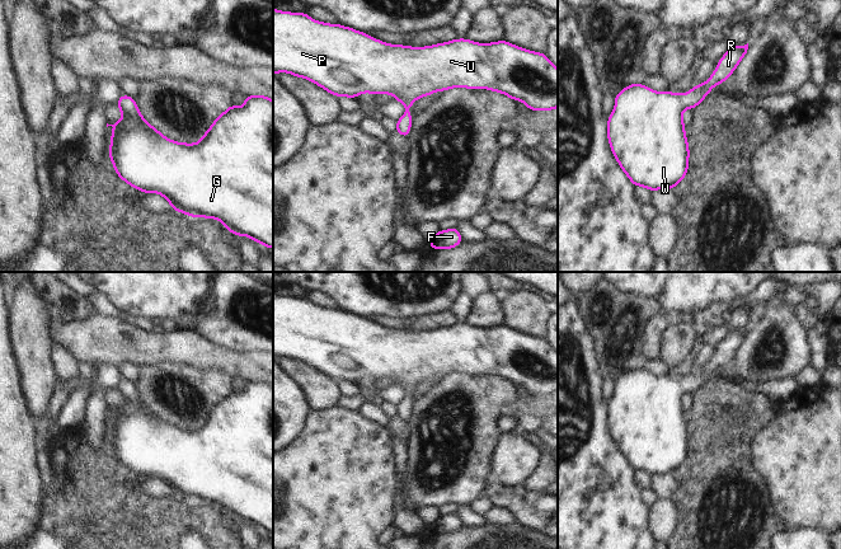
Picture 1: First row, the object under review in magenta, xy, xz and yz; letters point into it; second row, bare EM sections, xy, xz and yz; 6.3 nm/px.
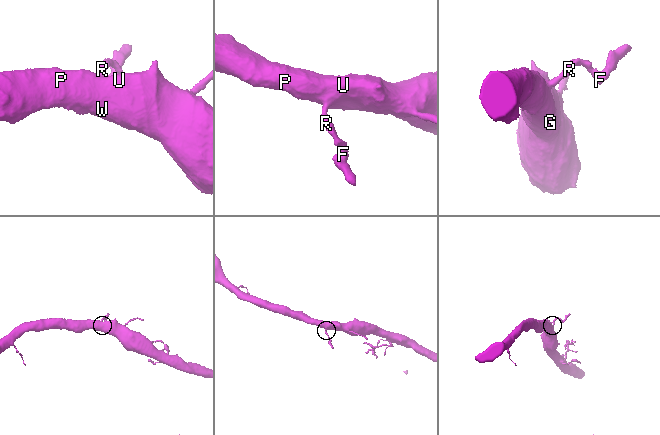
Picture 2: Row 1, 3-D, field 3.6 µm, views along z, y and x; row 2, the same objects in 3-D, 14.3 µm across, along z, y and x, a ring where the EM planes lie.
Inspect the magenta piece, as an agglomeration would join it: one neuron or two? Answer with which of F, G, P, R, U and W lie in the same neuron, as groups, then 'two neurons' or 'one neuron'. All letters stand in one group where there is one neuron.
groups F G P R U W; one neuron

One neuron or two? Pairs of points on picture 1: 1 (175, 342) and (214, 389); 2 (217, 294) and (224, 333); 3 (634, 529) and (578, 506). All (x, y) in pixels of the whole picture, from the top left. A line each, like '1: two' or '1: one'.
1: two
2: one
3: one

